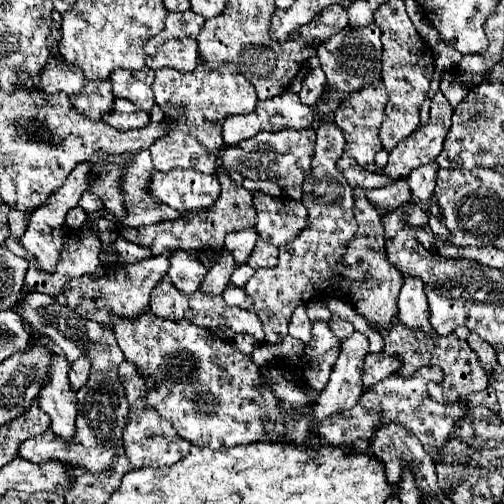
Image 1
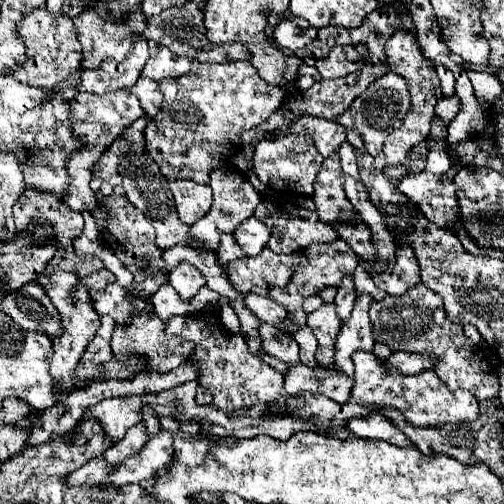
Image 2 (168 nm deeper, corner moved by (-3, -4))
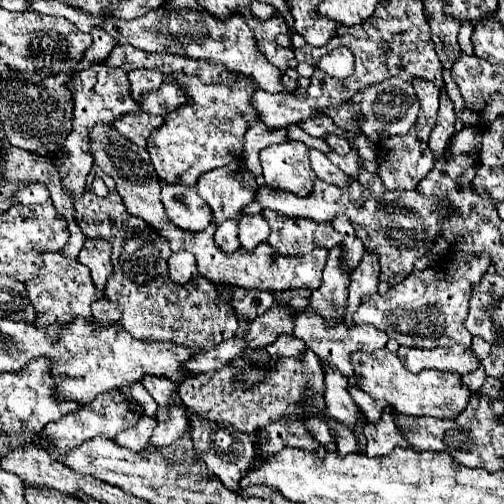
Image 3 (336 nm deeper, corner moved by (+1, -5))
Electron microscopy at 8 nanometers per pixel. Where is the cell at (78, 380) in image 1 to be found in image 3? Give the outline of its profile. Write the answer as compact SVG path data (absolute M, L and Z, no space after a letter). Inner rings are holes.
M99 299L93 303L93 317L95 321L99 321L101 325L109 325L109 323L115 323L117 317L121 317L121 313L117 311L117 307L113 303L109 303L107 299Z

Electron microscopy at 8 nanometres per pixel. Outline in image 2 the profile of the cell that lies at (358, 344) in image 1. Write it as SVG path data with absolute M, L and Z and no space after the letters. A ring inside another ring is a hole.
M361 294L355 300L351 318L341 326L341 332L337 334L337 354L335 354L335 364L341 366L341 372L347 376L353 376L353 362L351 362L351 352L357 348L373 350L375 340L371 334L371 324L369 324L369 304L373 302L371 294Z

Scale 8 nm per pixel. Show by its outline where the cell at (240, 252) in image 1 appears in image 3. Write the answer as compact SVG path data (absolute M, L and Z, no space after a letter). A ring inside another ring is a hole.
M245 215L239 221L239 243L243 249L255 249L259 243L267 241L269 225L261 215Z

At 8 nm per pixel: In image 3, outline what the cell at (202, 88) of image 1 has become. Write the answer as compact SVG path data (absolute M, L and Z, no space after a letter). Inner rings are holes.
M171 73L171 77L177 81L175 85L179 85L179 89L185 89L185 95L189 97L189 101L165 115L165 125L161 125L161 129L155 129L151 133L151 137L147 141L147 151L151 155L151 163L153 163L159 179L163 179L165 183L195 185L197 177L201 173L227 165L229 161L239 161L243 157L245 131L253 123L261 121L257 117L257 111L253 109L253 105L249 105L253 93L259 87L257 87L257 81L253 81L251 77L245 77L245 81L235 81L235 83L219 81L219 83L209 83L209 85L201 83L199 77L185 77L185 73Z

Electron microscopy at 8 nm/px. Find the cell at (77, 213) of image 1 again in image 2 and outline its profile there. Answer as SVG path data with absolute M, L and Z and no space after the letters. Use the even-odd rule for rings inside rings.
M125 88L107 92L105 96L97 96L97 94L89 94L89 92L81 92L71 104L71 124L73 124L73 136L77 136L81 140L81 148L71 152L71 158L67 162L67 172L71 176L71 184L65 192L65 202L71 210L77 212L85 212L85 210L93 210L97 206L97 194L91 190L89 182L91 182L91 168L93 164L99 160L99 156L103 154L103 150L139 116L143 116L143 108L137 100L135 94L131 94Z

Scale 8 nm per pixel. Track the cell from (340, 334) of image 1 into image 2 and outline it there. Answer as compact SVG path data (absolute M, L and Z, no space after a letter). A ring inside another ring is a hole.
M343 276L343 282L337 288L337 296L335 296L335 306L337 306L341 320L349 318L349 312L353 310L353 304L355 304L355 298L357 298L357 292L355 292L355 286L353 286L353 278Z

